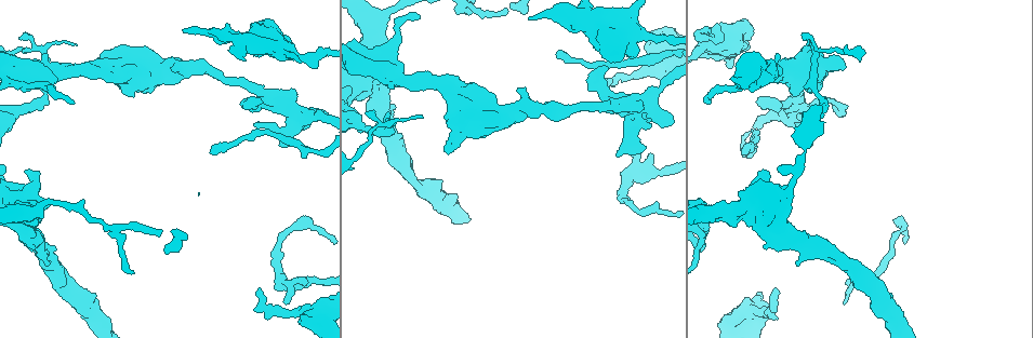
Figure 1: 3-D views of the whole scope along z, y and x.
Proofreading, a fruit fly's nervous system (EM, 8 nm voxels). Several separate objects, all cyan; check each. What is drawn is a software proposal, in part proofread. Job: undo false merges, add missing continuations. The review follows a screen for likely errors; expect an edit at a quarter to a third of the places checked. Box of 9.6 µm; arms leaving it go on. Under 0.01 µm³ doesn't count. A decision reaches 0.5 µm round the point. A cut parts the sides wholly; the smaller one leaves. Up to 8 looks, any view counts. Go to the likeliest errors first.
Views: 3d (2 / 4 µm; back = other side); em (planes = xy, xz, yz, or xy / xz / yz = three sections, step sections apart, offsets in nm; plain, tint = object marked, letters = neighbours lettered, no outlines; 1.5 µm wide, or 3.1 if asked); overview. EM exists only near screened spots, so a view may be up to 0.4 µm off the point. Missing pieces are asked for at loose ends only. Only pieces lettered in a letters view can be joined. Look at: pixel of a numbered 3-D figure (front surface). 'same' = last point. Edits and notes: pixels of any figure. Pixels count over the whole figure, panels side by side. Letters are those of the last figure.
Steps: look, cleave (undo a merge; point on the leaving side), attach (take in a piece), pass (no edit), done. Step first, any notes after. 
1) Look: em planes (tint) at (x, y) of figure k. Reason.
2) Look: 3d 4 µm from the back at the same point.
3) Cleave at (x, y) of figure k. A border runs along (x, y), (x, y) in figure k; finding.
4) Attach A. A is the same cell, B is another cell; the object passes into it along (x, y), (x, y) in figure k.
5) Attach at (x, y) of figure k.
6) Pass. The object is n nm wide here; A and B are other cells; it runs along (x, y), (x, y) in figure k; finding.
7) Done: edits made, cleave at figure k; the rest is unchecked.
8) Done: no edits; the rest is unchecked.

Look: em yz step 4 (letters) at (814, 51) of figure 1.

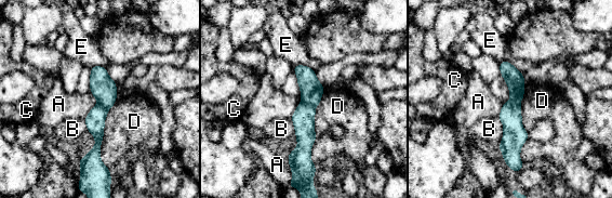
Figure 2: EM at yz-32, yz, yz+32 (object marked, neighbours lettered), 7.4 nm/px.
Look: em planes (letters) at the same point.

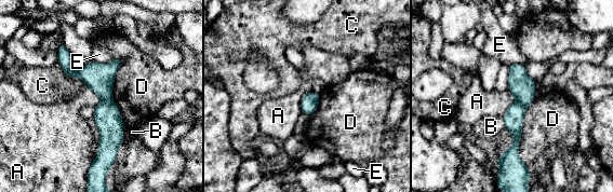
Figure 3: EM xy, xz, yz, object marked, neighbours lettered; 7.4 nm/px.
Cleave at (100, 77) of figure 3. A, B, C, D and E are other cells; a border runs along (110, 97), (102, 101) in figure 3; a second neuron is stuck on.

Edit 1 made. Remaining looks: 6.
Look: overview.

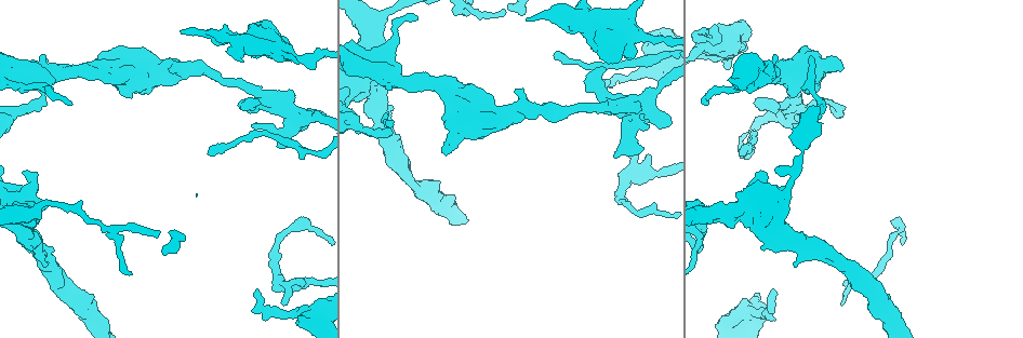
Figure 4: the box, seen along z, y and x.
Look: em yz step 4 (tint) at (602, 66) of figure 4. An open end.

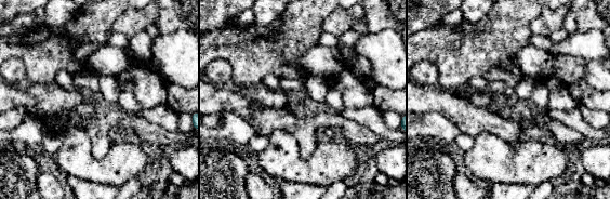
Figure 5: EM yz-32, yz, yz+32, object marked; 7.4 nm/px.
Look: em planes (letters) at the same point. Cut it another way.

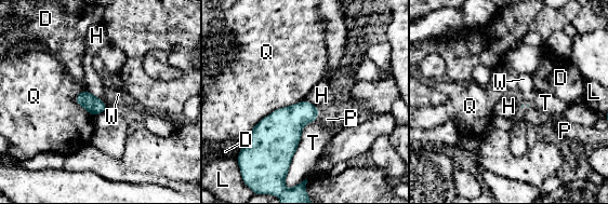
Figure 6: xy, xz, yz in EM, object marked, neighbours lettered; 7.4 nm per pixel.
Pass. D, H, L, P, Q, T and W are other cells; a border runs along (87, 90), (104, 103), (105, 111) in figure 6; no lettered piece goes on from it.

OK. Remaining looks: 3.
Look: em planes (letters) at (47, 206) of figure 4. Thick end.

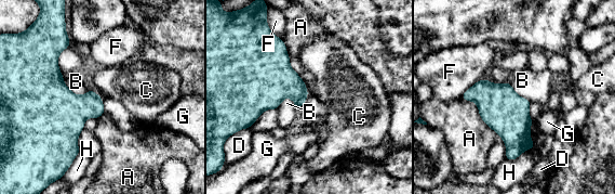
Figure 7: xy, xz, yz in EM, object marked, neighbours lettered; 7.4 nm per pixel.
Pass. The longest contact is with A, 380 nm; A, B, C, D, F, G and H are other cells; a border runs along (460, 96), (476, 104), (496, 133) in figure 7; none of them fits.

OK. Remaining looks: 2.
Done: edits made, cleave at figure 3; the rest is unchecked.

